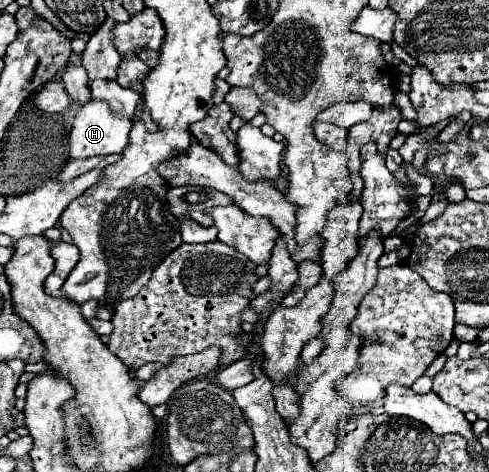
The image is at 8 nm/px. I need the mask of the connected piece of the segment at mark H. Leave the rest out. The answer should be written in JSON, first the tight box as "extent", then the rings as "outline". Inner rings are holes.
{"extent":[71,100,131,158],"outline":[[[91,100],[89,104],[81,106],[81,110],[75,116],[73,128],[71,128],[71,158],[89,158],[89,156],[105,156],[121,152],[129,144],[129,130],[131,120],[113,112],[109,104],[103,100]]]}

